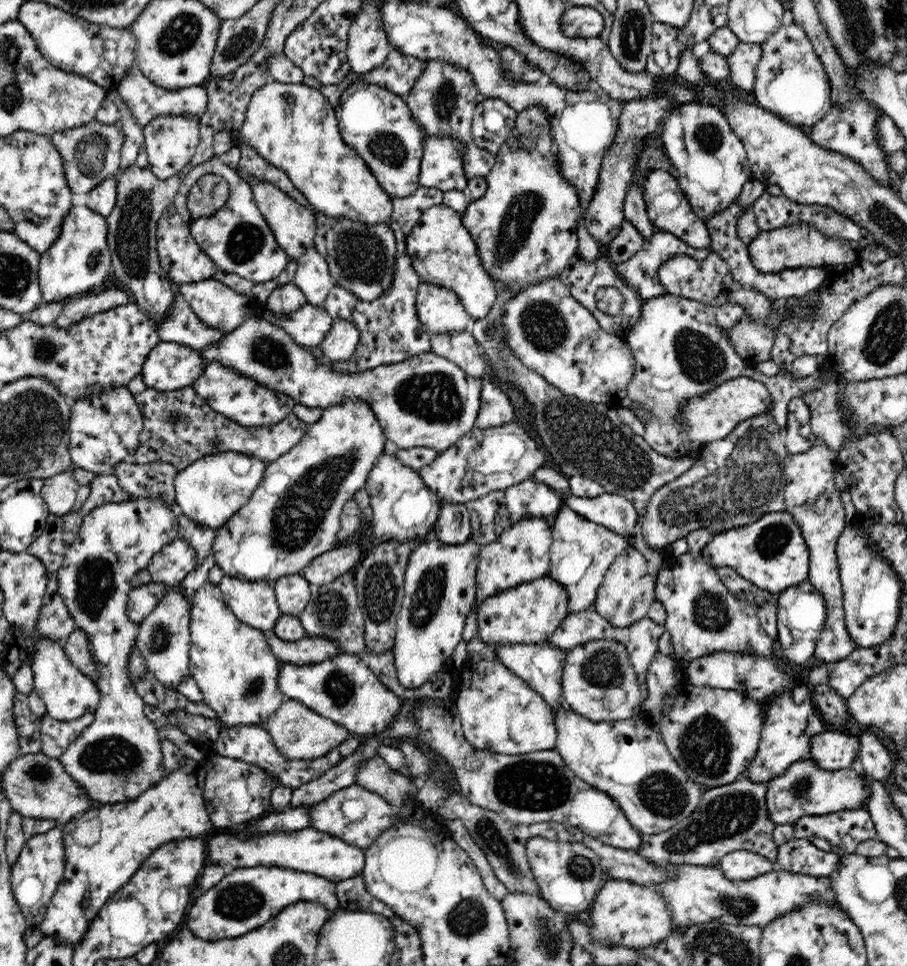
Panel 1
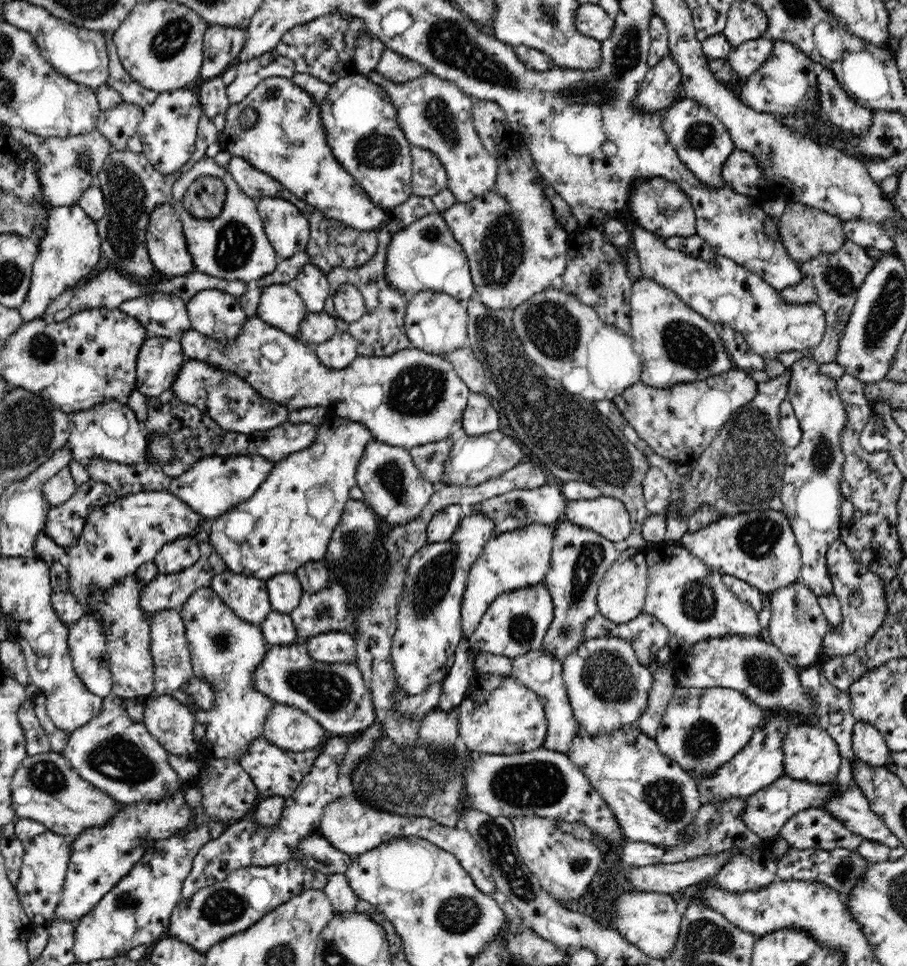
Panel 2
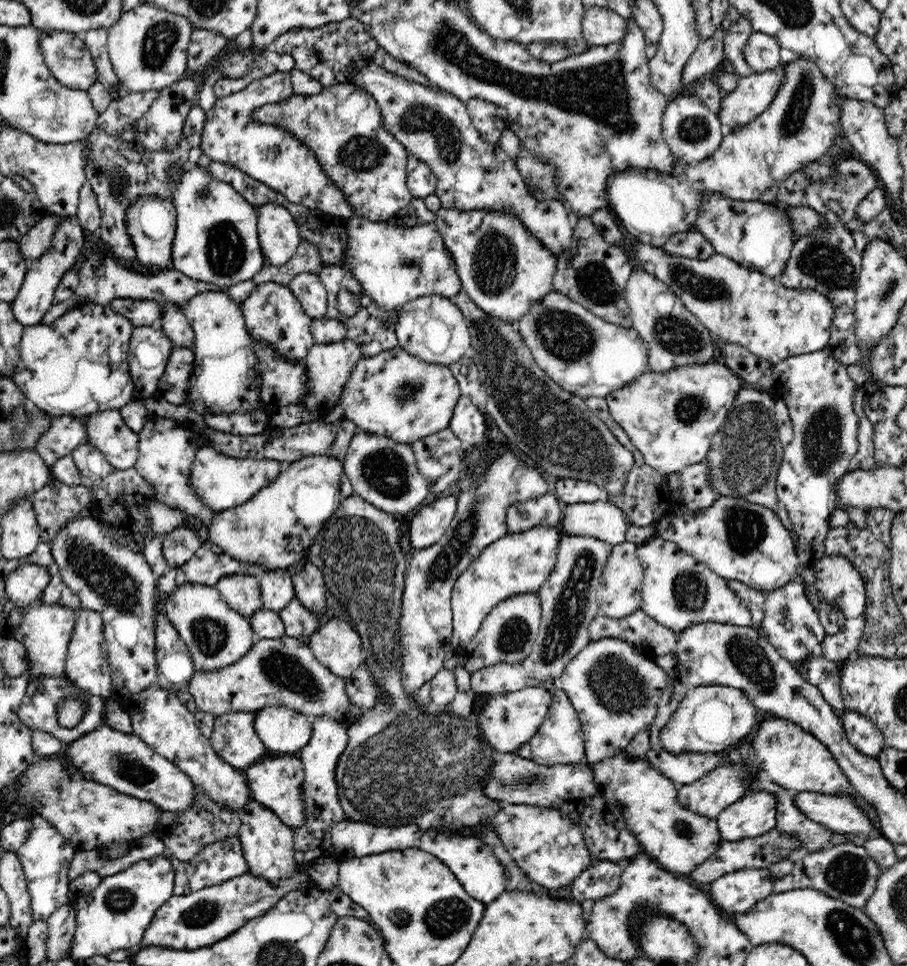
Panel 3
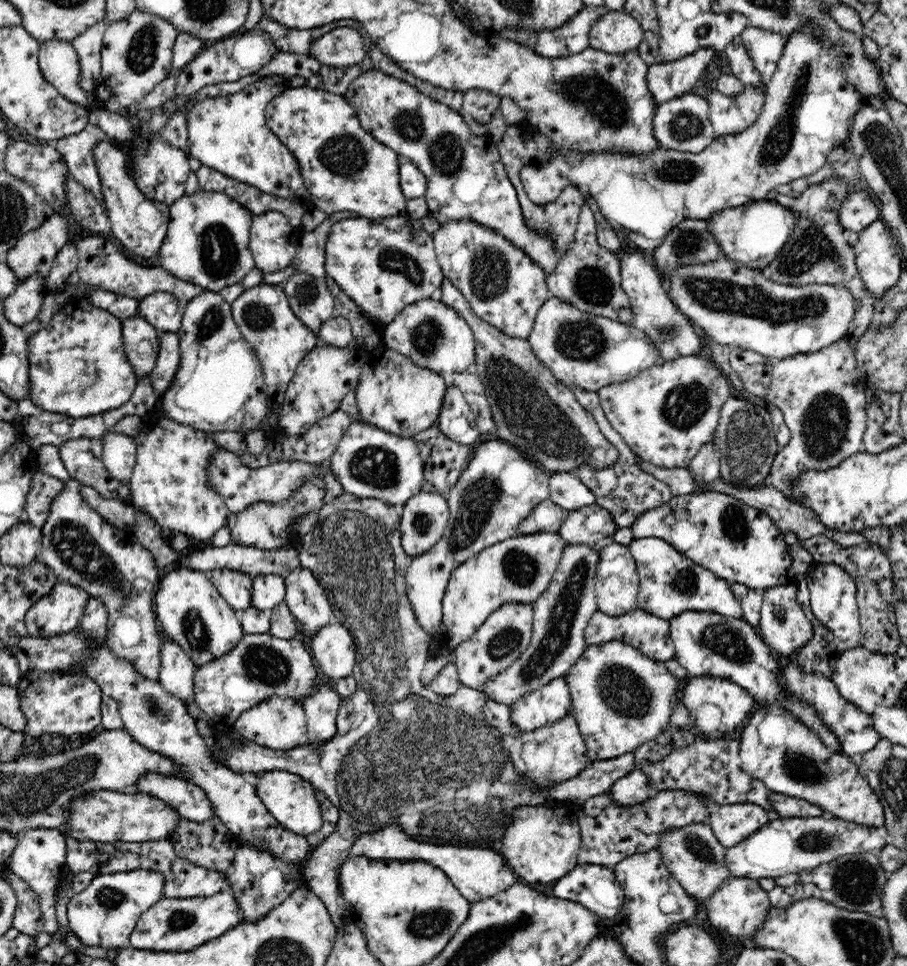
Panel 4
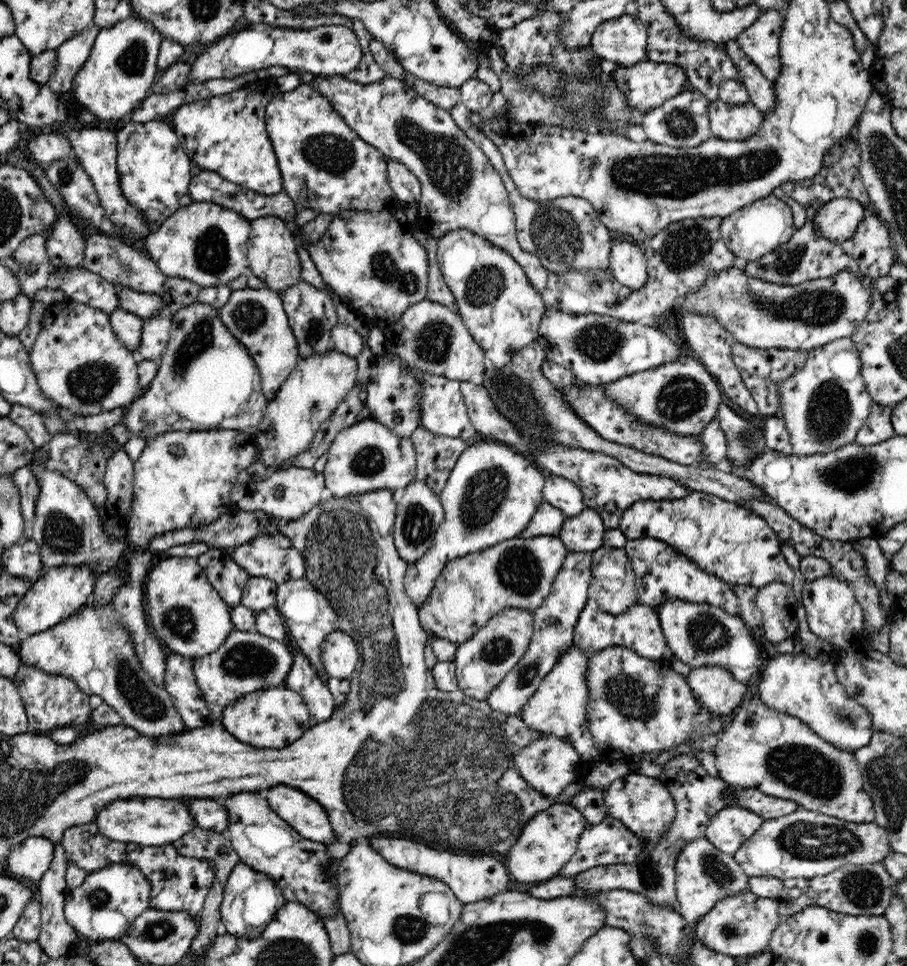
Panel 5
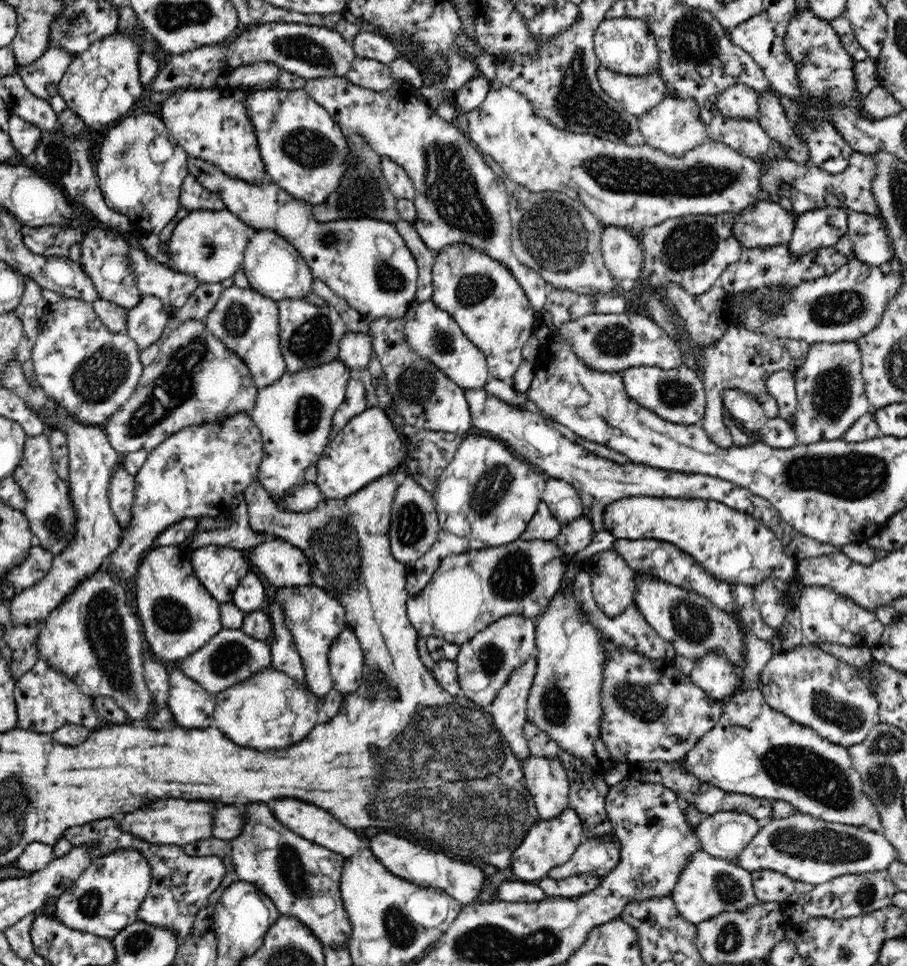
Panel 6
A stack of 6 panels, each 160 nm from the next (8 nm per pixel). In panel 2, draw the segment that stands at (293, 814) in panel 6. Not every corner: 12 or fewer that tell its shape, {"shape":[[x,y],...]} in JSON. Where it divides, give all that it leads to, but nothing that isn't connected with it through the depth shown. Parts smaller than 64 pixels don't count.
{"shape":[[262,736],[239,764],[259,798],[286,800],[312,770],[318,747],[278,748]]}

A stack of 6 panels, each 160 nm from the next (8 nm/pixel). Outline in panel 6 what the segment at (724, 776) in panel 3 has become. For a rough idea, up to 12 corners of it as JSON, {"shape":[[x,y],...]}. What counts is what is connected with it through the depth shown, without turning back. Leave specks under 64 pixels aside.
{"shape":[[614,834],[586,839],[568,862],[548,870],[560,880],[590,873],[602,878],[618,864]]}

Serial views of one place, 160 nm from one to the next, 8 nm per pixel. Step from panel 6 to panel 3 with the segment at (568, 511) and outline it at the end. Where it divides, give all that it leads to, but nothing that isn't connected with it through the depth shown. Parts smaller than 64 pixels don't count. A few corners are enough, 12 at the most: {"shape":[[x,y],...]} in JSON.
{"shape":[[559,478],[563,506],[606,501],[606,489],[577,478]]}

